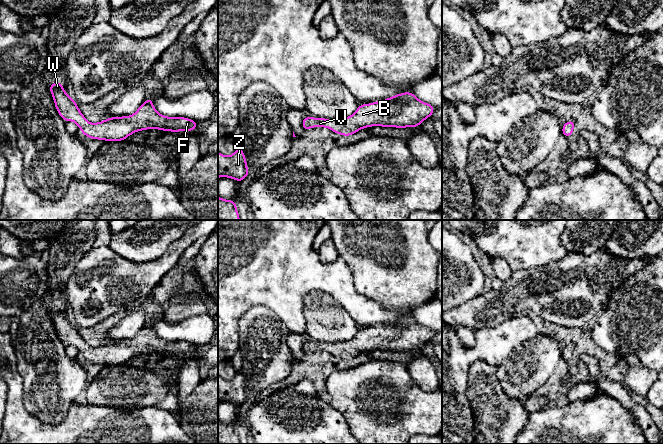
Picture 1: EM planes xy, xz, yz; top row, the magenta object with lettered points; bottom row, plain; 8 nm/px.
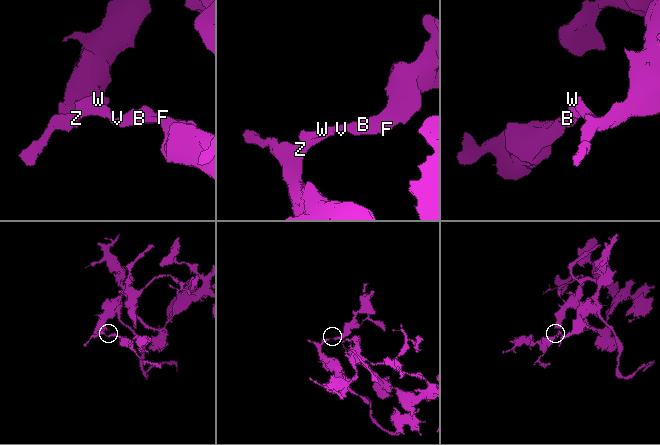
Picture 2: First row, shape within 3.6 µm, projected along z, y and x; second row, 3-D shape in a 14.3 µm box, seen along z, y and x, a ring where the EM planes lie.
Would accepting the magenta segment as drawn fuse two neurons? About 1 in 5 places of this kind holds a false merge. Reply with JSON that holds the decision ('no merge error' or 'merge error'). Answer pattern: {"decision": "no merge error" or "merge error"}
{"decision": "no merge error"}

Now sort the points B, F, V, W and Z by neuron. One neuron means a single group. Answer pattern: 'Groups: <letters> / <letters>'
Groups: B F V W Z

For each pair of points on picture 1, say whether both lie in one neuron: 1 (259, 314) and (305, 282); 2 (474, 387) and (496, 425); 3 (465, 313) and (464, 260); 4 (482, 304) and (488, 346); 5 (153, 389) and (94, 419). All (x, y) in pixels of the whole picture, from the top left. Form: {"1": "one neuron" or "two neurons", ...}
{"1": "two neurons", "2": "one neuron", "3": "two neurons", "4": "two neurons", "5": "two neurons"}

